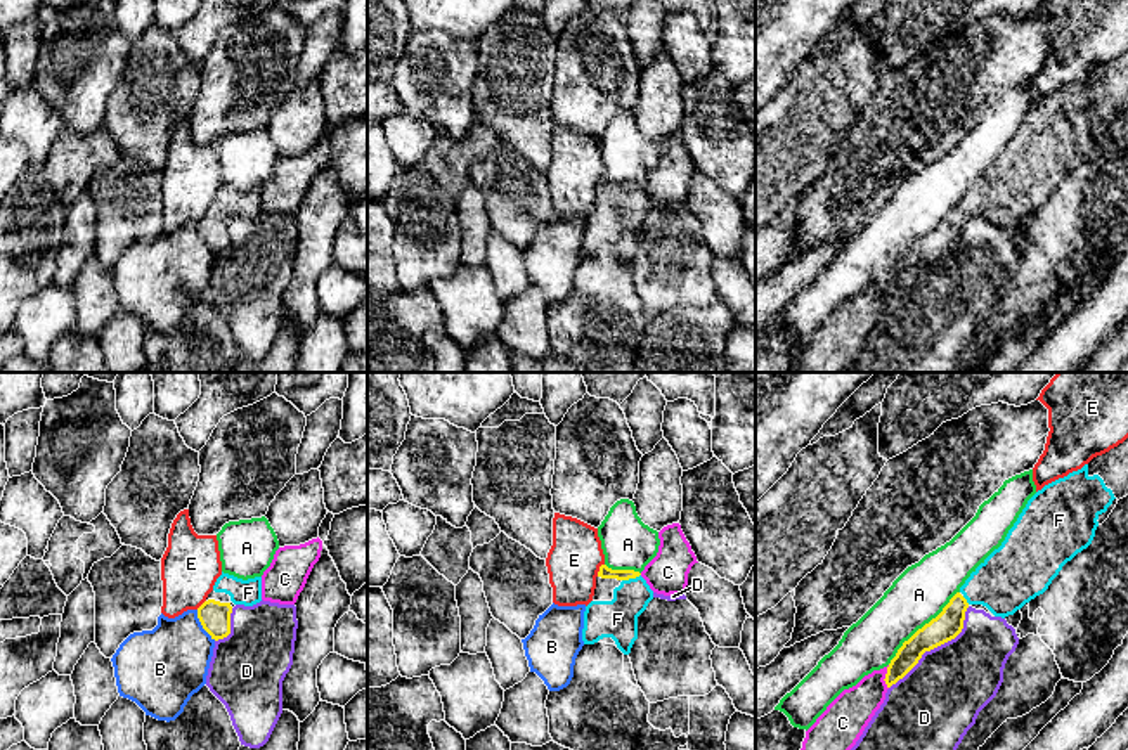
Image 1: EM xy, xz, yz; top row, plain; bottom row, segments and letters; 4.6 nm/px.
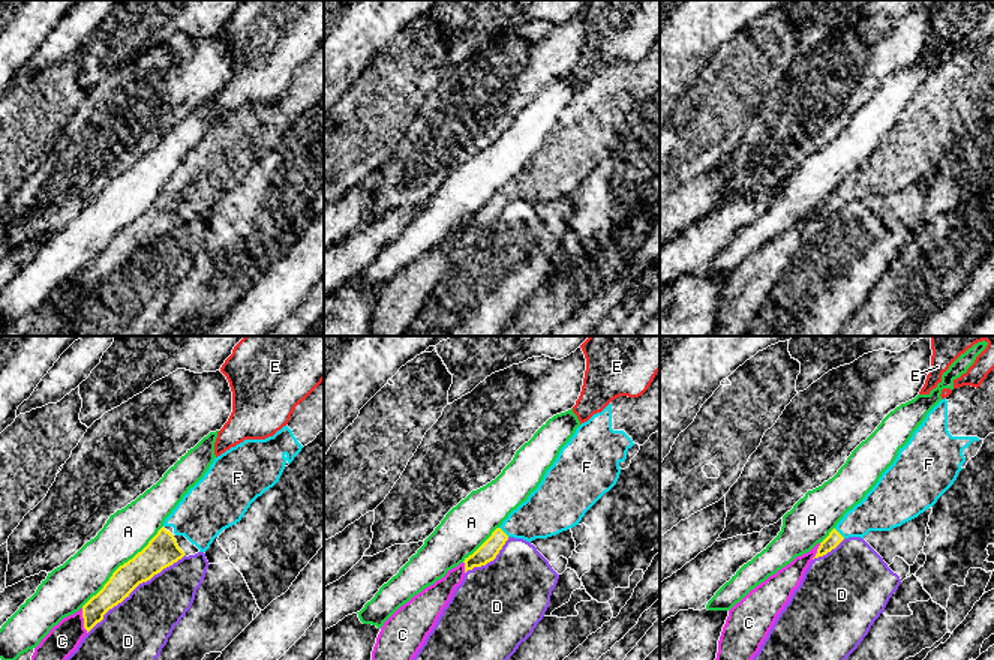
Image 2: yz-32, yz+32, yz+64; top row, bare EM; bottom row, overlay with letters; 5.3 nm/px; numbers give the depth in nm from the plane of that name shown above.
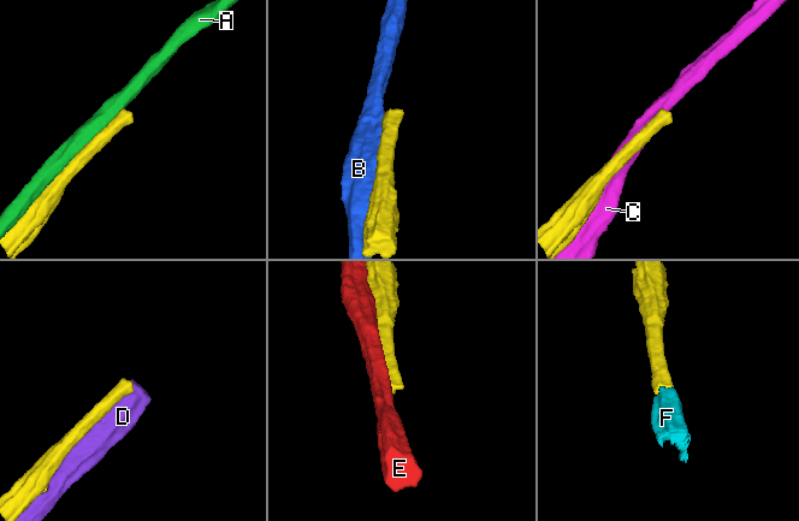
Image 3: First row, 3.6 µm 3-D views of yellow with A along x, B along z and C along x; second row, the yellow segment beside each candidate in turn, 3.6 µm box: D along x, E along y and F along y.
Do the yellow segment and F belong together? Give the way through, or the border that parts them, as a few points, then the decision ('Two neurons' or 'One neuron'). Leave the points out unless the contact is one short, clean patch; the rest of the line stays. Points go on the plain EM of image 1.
Path across: xz (605, 184), (631, 189), (631, 210), (617, 231). One neuron

